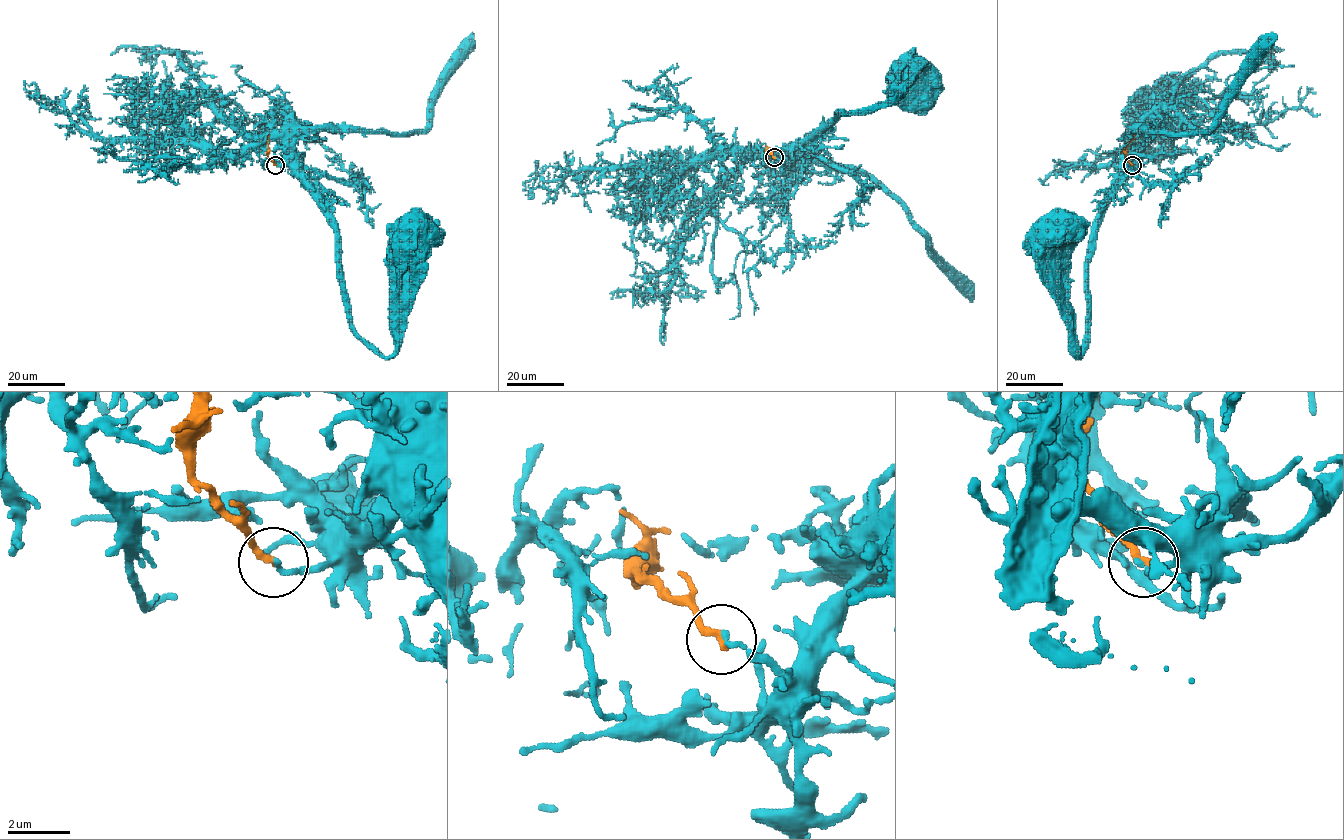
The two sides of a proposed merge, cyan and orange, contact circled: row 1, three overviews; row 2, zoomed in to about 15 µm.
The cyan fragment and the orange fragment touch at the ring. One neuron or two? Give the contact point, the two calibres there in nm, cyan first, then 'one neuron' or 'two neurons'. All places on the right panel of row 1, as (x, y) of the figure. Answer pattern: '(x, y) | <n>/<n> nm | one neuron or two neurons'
(1132, 165) | 170/260 nm | two neurons

